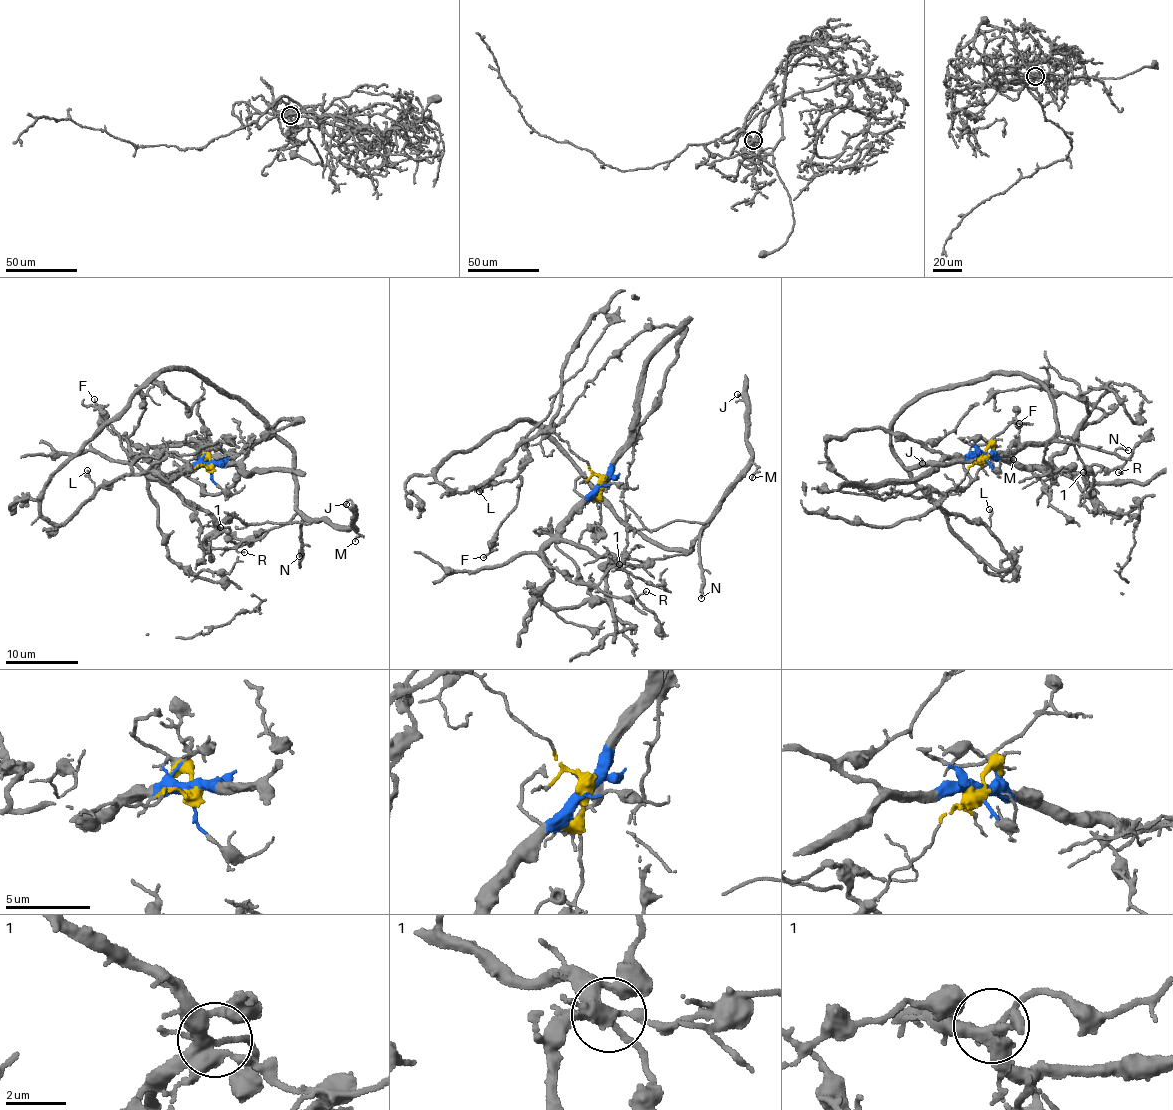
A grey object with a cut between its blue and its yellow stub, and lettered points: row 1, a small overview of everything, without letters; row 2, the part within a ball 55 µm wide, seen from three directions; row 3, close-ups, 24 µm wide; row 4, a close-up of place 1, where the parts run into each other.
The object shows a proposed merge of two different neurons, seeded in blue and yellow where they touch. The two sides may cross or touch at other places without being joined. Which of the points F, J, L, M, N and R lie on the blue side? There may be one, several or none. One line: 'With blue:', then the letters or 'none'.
With blue: R

